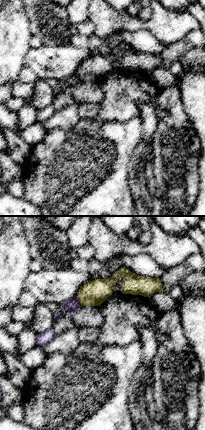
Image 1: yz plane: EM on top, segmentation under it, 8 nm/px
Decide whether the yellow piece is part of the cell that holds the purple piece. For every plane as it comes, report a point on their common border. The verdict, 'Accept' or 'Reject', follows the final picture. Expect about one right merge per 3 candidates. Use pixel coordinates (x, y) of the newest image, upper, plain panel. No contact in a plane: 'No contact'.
Touches purple at (78, 77)

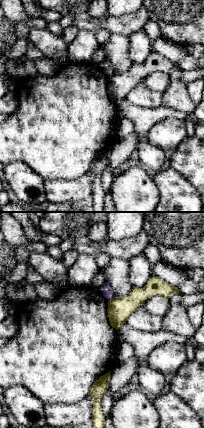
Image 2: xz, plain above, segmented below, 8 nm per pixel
Touches purple at (111, 75)

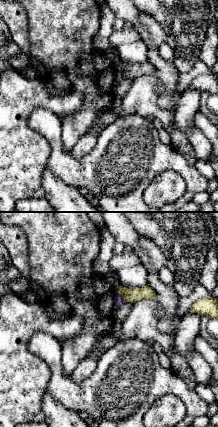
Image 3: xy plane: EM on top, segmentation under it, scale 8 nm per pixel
Touches purple at (122, 72)

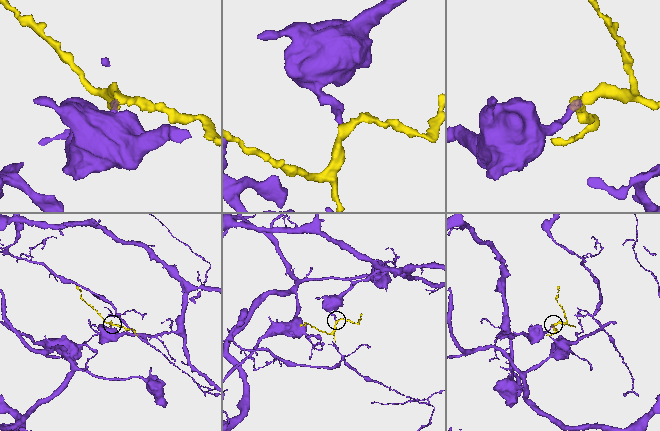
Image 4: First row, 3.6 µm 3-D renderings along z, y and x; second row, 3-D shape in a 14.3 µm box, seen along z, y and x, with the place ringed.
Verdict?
Reject

